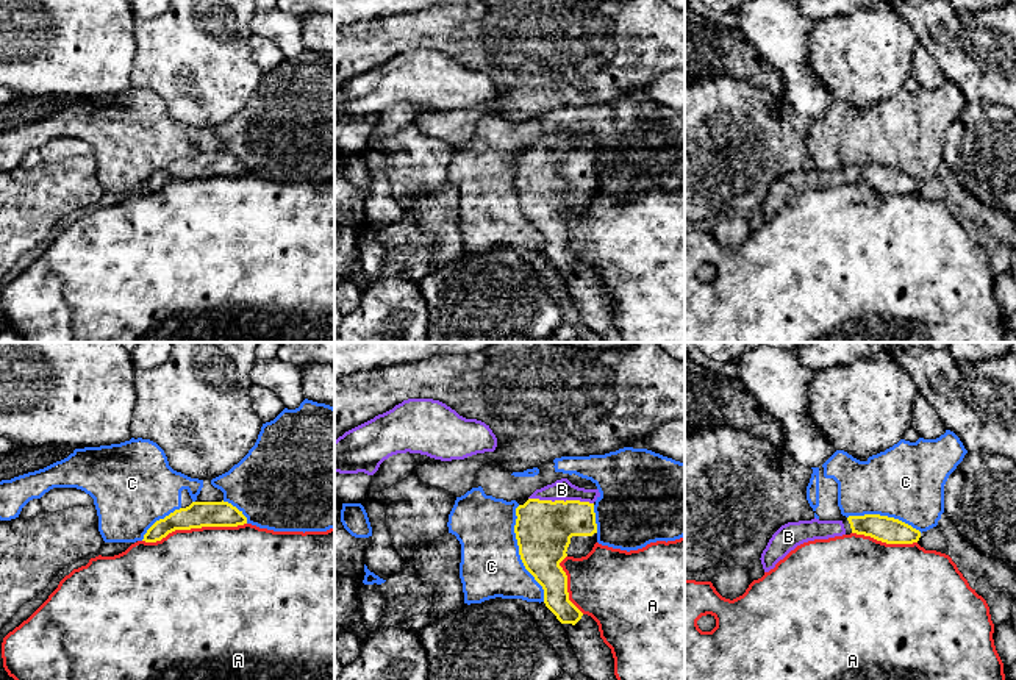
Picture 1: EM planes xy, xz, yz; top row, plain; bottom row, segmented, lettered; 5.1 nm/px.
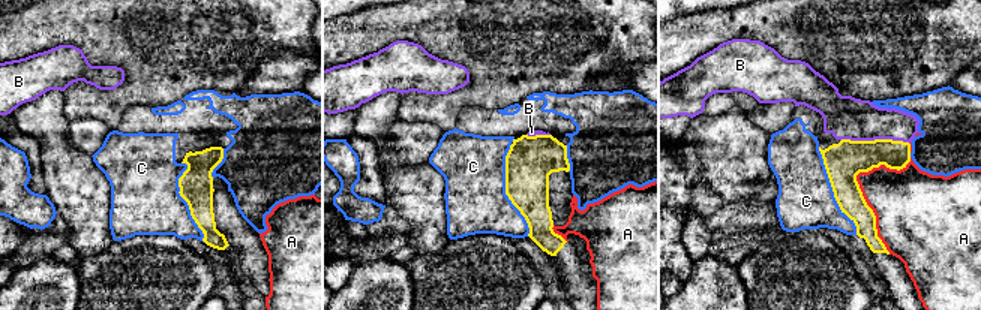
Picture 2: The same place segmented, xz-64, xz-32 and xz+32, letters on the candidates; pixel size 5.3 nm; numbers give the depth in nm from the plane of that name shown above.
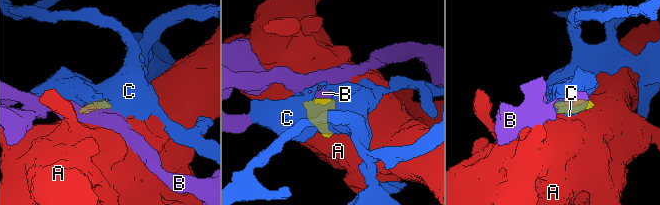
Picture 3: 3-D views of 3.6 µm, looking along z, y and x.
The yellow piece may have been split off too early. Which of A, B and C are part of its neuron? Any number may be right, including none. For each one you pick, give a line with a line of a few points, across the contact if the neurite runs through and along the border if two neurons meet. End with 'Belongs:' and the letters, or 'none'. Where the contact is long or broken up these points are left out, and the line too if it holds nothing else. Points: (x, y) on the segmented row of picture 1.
B: Line: xz (543, 529), (561, 501), (561, 490)
Belongs: B

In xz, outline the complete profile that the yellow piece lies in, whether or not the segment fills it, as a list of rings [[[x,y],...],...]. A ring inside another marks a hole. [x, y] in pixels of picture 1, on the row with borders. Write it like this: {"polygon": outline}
{"polygon": [[[567,478],[556,480],[536,489],[524,505],[516,508],[514,533],[519,555],[525,569],[544,589],[544,603],[563,624],[572,649],[580,661],[580,671],[591,680],[617,680],[611,649],[600,638],[597,622],[583,614],[567,592],[567,575],[560,566],[566,557],[586,557],[597,542],[597,524],[594,502],[600,497],[599,489],[585,489],[572,485]]]}

